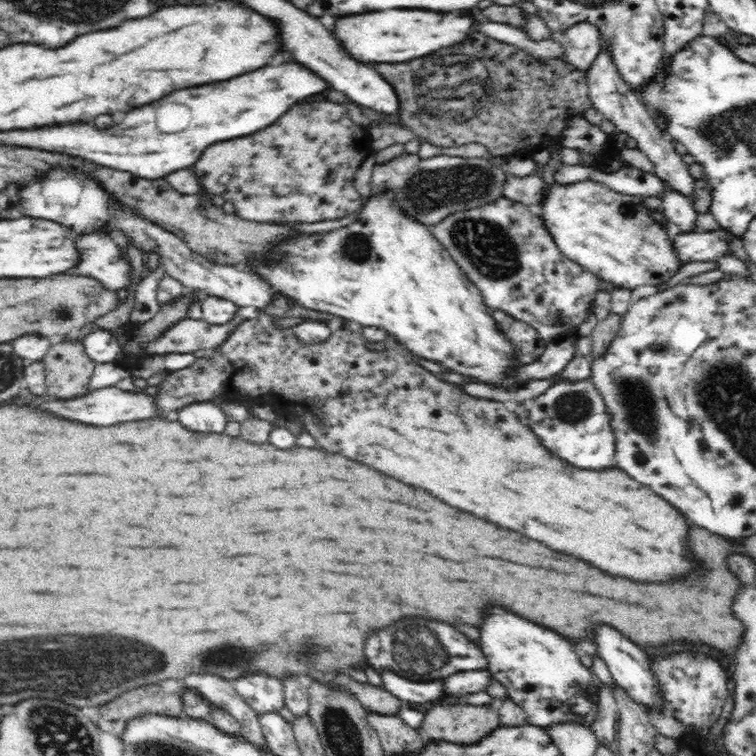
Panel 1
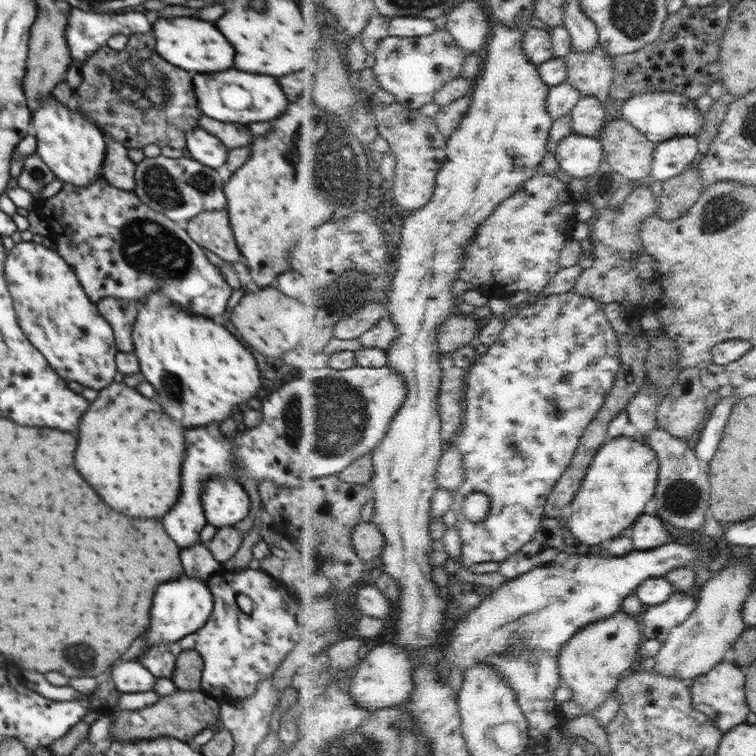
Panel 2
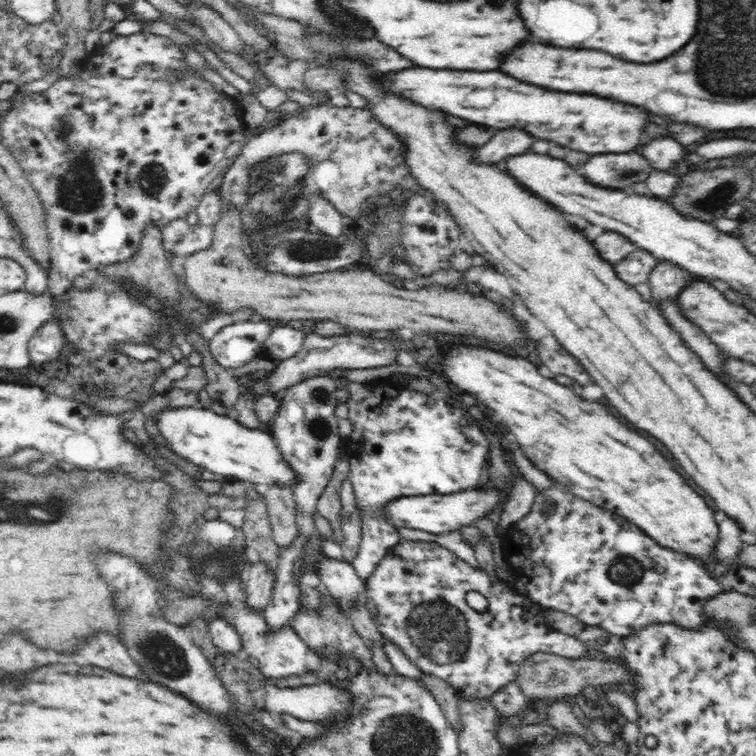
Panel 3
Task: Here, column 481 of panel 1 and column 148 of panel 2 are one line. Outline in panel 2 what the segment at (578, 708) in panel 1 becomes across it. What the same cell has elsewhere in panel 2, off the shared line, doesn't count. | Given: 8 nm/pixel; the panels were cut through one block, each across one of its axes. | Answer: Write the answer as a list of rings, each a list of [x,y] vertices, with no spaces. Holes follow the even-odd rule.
[[[182,574],[178,580],[160,584],[154,594],[146,648],[150,649],[160,643],[172,643],[172,641],[180,640],[188,634],[195,633],[209,620],[210,614],[213,612],[213,604],[214,597],[207,585],[207,580]]]

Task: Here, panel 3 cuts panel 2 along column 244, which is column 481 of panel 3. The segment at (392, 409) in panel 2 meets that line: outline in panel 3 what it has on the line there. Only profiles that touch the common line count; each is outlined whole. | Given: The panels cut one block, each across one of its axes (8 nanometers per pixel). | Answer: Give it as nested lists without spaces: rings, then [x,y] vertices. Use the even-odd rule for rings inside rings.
[[[385,380],[366,384],[347,382],[343,389],[350,394],[345,404],[348,407],[347,419],[354,425],[354,430],[344,442],[350,464],[347,482],[353,487],[362,521],[362,543],[356,558],[352,560],[352,566],[361,581],[366,583],[387,552],[402,542],[400,534],[385,518],[386,506],[404,497],[452,495],[477,489],[488,460],[488,439],[480,427],[470,422],[470,417],[462,409],[449,405],[433,394],[400,389]]]

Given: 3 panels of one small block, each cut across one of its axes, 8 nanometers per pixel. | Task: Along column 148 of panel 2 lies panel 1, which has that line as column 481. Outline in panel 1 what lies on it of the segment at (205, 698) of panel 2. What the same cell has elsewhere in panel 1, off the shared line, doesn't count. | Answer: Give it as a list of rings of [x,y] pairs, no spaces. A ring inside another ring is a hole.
[[[437,705],[429,710],[422,730],[428,740],[446,740],[454,744],[472,744],[502,726],[497,709],[474,705]]]

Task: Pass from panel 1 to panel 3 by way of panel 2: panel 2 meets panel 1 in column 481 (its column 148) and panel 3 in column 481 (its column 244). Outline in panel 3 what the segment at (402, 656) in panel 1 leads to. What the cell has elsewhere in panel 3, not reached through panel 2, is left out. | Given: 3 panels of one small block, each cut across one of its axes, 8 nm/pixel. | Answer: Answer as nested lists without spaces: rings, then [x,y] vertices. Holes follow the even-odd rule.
[[[402,541],[394,546],[394,548],[390,549],[386,554],[386,557],[383,557],[382,560],[380,560],[380,564],[374,568],[372,576],[366,580],[363,597],[365,608],[369,611],[372,619],[374,619],[377,629],[382,633],[383,638],[396,644],[398,648],[402,649],[402,652],[408,655],[410,661],[412,661],[412,663],[414,663],[414,665],[416,665],[422,672],[434,675],[452,685],[457,690],[458,696],[461,697],[474,697],[475,699],[488,700],[489,696],[498,692],[498,689],[501,686],[504,686],[507,682],[516,681],[521,664],[529,656],[536,655],[537,653],[550,653],[564,658],[580,659],[583,658],[582,656],[587,650],[587,646],[581,640],[578,640],[573,636],[568,636],[566,633],[558,632],[556,629],[552,629],[547,624],[545,610],[538,604],[535,604],[532,599],[519,594],[512,587],[507,586],[502,580],[488,575],[486,571],[483,571],[480,568],[474,568],[465,560],[462,560],[457,554],[439,546],[436,542]],[[470,590],[476,590],[480,592],[484,598],[487,598],[489,606],[486,612],[481,614],[468,606],[466,603],[466,594],[468,594],[468,591]]]

